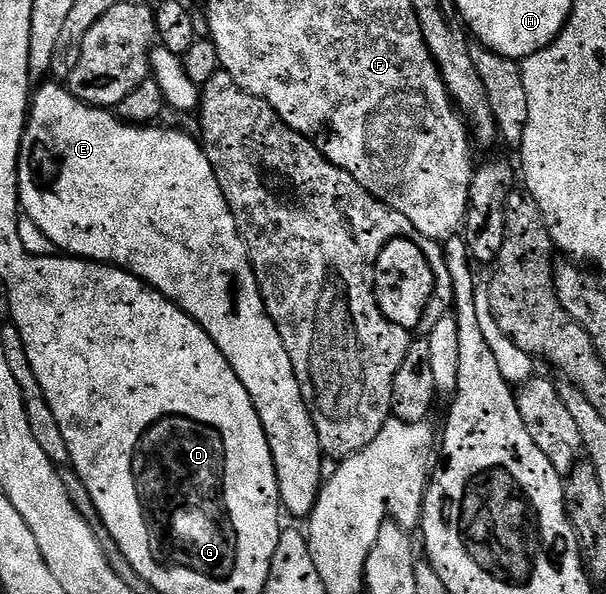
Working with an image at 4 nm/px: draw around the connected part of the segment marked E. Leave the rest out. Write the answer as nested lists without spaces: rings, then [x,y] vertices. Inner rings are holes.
[[[50,83],[43,84],[40,88],[38,85],[29,105],[27,128],[23,132],[23,141],[19,151],[19,202],[22,211],[30,220],[37,222],[37,226],[41,226],[41,230],[45,230],[45,234],[55,243],[56,249],[60,253],[93,260],[100,264],[114,264],[117,268],[132,272],[138,280],[143,280],[150,288],[155,288],[166,300],[173,301],[186,316],[192,316],[201,325],[205,334],[209,334],[209,338],[213,338],[213,342],[217,342],[217,350],[221,350],[221,354],[225,354],[225,358],[229,362],[229,366],[233,366],[237,378],[241,378],[241,386],[245,386],[245,390],[249,390],[249,398],[261,418],[261,426],[265,430],[269,442],[282,511],[286,515],[288,512],[291,516],[310,517],[311,512],[315,509],[315,503],[319,501],[319,489],[325,483],[325,472],[323,476],[325,457],[319,445],[317,430],[313,426],[313,418],[309,414],[307,403],[301,394],[301,386],[297,382],[293,362],[289,362],[285,342],[281,342],[281,334],[267,312],[259,283],[255,277],[255,267],[251,265],[247,247],[241,238],[237,222],[233,218],[229,202],[225,202],[225,194],[217,182],[215,168],[209,162],[202,143],[196,137],[195,141],[193,137],[186,136],[185,133],[178,132],[175,128],[126,124],[124,120],[119,119],[114,111],[95,108],[92,104],[81,102],[71,93],[70,88],[62,83]]]

